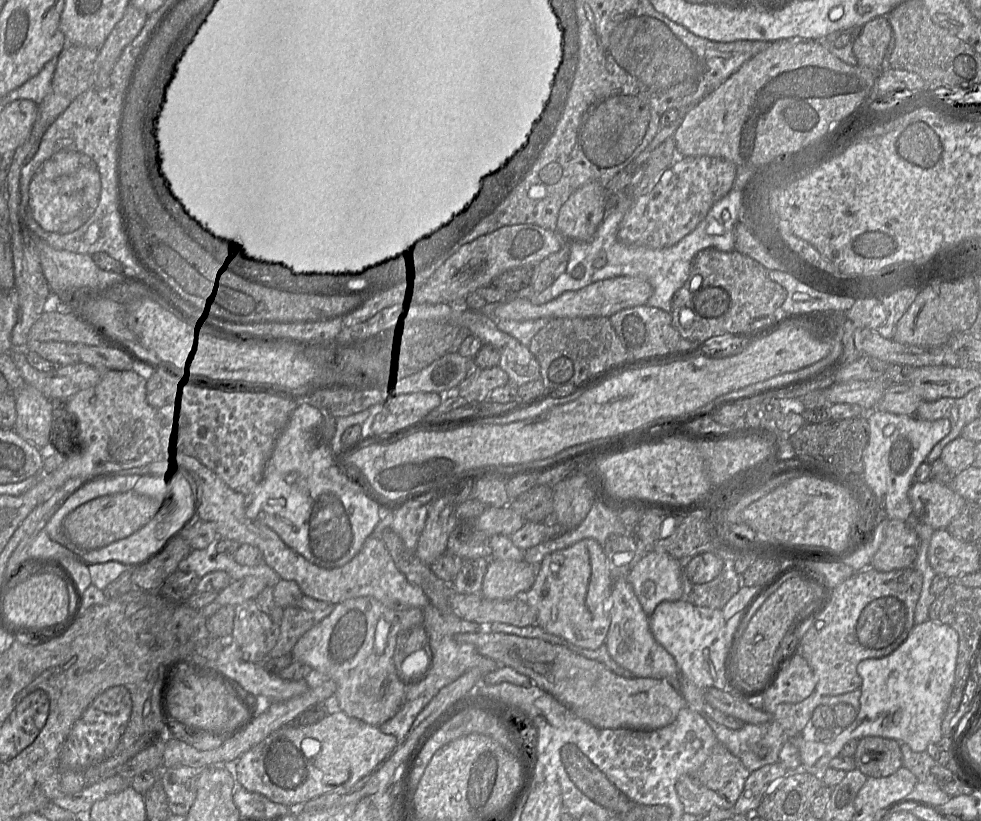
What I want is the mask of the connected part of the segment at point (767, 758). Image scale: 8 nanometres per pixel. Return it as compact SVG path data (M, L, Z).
M861 690L839 694L839 695L821 695L814 691L810 696L798 703L782 703L775 707L772 712L771 721L764 724L745 723L739 730L733 730L715 722L703 710L699 713L711 727L718 741L726 747L734 756L738 757L743 765L753 772L765 765L774 764L779 761L778 755L783 745L794 735L801 733L810 722L813 710L819 705L834 707L838 703L847 703L854 707L858 712L860 710Z

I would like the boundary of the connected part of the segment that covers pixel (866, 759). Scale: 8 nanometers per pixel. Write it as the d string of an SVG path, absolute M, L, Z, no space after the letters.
M868 736L859 740L854 754L856 767L867 777L887 777L902 767L902 753L899 742L895 739Z

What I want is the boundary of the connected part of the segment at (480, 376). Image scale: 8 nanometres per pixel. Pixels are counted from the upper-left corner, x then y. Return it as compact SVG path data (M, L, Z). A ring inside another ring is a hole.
M499 366L487 369L473 368L468 377L457 388L439 394L442 401L449 397L461 395L468 400L484 403L495 388L508 383L508 374Z

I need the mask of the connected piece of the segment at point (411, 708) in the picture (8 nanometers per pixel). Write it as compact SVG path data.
M431 603L422 609L422 613L424 616L423 625L427 632L429 647L432 652L430 668L419 679L407 681L405 700L402 706L391 719L379 726L381 732L394 735L397 738L397 747L404 744L417 716L440 689L455 681L470 668L478 667L484 675L500 667L495 660L480 655L473 646L461 645L454 639L454 636L459 633L480 631L482 627L479 624L462 619L455 614L445 614Z

